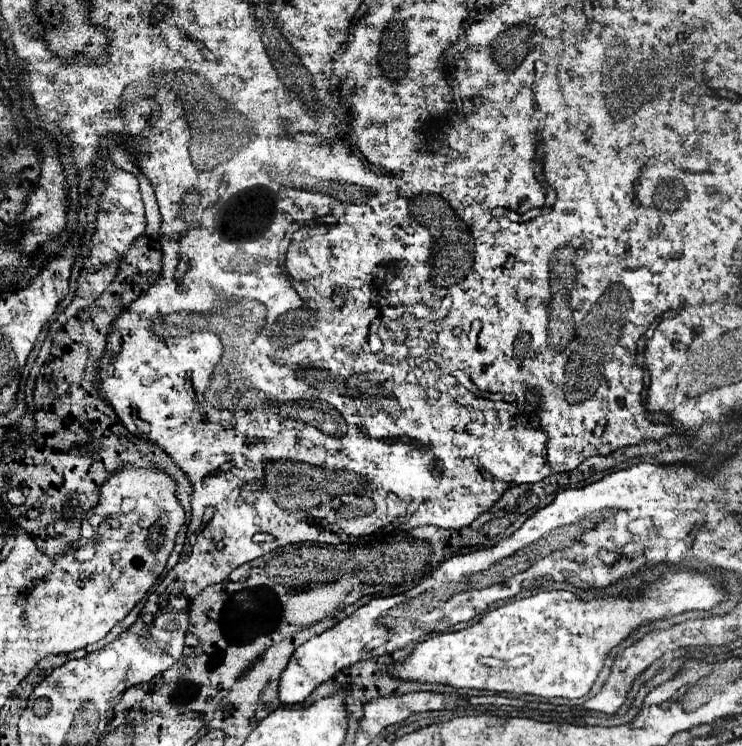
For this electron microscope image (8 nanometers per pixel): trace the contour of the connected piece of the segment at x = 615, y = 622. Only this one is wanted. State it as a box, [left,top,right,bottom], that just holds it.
[390,572,724,698]

